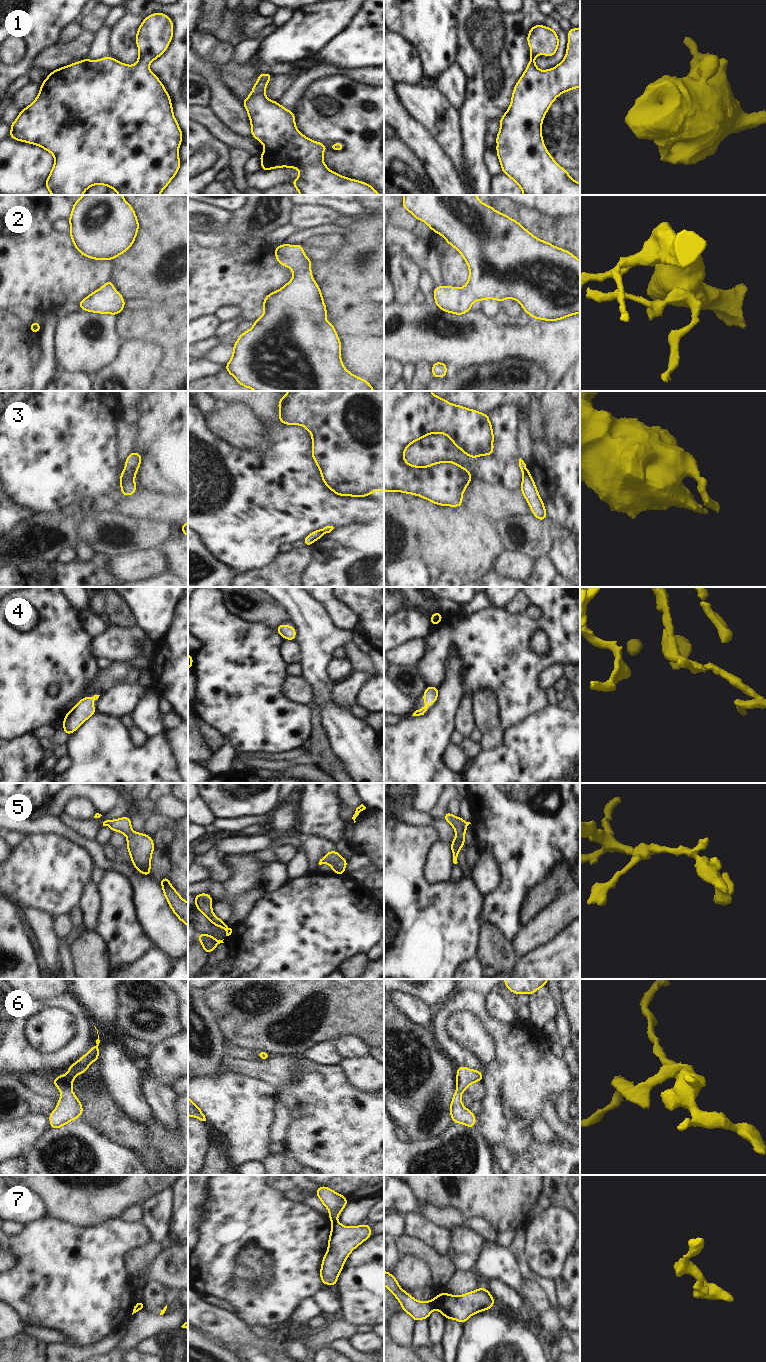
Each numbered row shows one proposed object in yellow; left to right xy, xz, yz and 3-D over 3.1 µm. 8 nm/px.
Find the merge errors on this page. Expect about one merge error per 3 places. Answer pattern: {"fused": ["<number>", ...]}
{"fused": ["3", "7"]}

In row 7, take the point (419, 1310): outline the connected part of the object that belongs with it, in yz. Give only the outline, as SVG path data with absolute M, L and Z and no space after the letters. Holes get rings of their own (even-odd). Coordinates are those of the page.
M384 1271L384 1285L394 1294L402 1306L402 1311L411 1315L415 1322L428 1319L433 1306L430 1301L416 1301L408 1292L402 1290L393 1274Z

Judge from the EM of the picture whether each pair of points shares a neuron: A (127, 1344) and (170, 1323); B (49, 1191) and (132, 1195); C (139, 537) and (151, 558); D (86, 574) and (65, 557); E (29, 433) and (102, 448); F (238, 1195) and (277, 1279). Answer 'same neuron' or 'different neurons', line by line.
A: same neuron
B: same neuron
C: different neurons
D: different neurons
E: same neuron
F: same neuron

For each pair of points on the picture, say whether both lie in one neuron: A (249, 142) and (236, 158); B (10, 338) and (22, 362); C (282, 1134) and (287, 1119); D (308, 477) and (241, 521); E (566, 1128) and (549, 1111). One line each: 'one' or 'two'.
A: two
B: one
C: one
D: one
E: one

